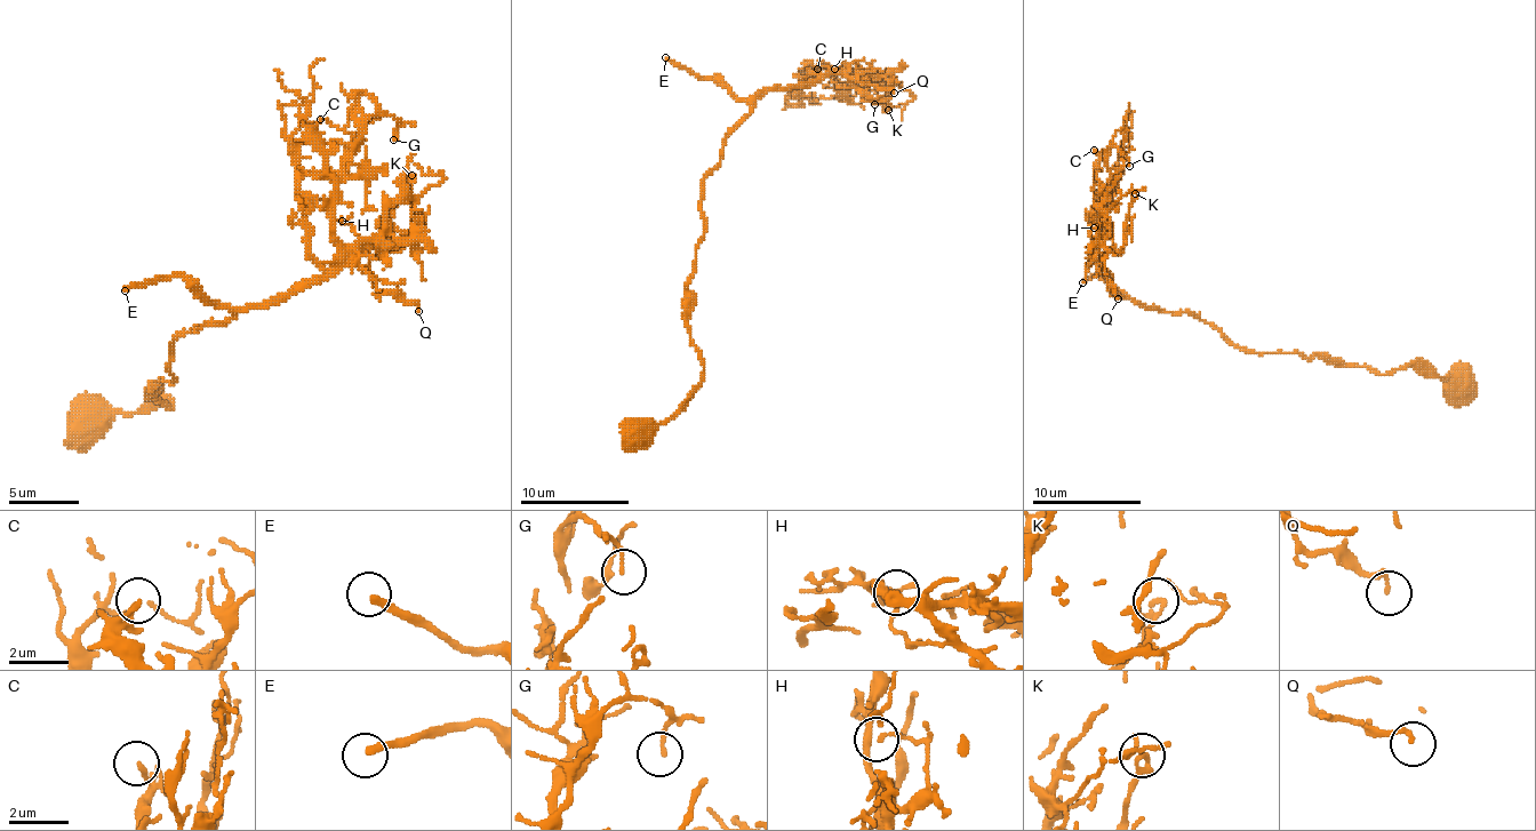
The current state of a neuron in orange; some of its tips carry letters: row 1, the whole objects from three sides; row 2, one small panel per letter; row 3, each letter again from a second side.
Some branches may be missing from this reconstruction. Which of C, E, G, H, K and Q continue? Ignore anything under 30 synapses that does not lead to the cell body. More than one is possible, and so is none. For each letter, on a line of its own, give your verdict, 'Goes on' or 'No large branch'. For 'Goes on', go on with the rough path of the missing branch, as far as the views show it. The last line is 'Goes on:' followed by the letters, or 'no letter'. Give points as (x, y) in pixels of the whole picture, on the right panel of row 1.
C: No large branch
E: Goes on. Course of what is missing: (1082, 282), (1088, 293), (1094, 279), (1094, 290), (1121, 318), (1186, 314), (1218, 236), (1208, 154)
G: No large branch
H: No large branch
K: No large branch
Q: No large branch
Goes on: E

